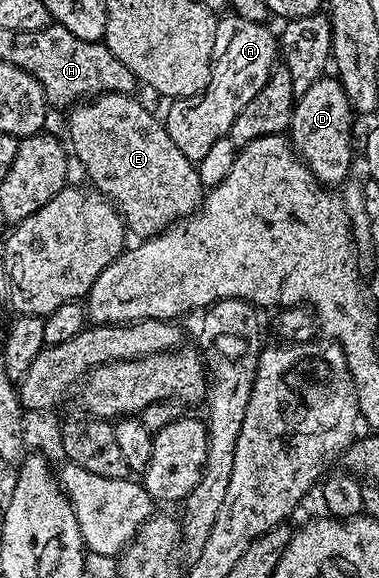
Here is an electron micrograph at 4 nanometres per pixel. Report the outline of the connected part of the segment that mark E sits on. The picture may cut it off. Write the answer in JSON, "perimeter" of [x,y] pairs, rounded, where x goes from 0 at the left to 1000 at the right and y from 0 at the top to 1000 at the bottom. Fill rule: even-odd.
{"perimeter":[[[285,157],[232,171],[190,187],[177,206],[177,234],[185,260],[208,273],[219,296],[232,303],[237,322],[266,332],[290,351],[314,363],[314,374],[348,408],[396,410],[417,407],[454,386],[491,379],[525,363],[536,349],[541,325],[522,304],[517,284],[446,237],[433,208],[420,206],[377,178],[356,173],[346,161]]]}

